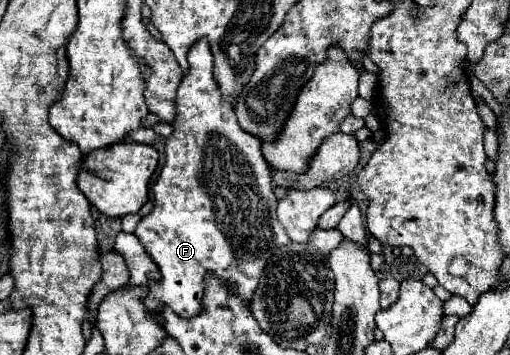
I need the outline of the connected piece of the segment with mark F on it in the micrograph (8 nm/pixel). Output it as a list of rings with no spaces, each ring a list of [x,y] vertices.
[[[199,40],[191,52],[189,52],[189,74],[181,80],[179,84],[179,90],[177,90],[177,118],[173,122],[173,136],[167,138],[167,144],[165,144],[165,156],[167,156],[167,162],[165,162],[165,168],[161,170],[155,186],[153,186],[153,212],[147,214],[145,218],[141,218],[141,222],[137,224],[135,228],[135,236],[141,240],[141,244],[147,248],[149,256],[153,258],[153,262],[157,264],[159,272],[161,272],[161,282],[149,282],[149,296],[145,298],[145,308],[151,316],[159,318],[163,308],[169,306],[177,316],[181,318],[193,318],[197,314],[203,312],[203,288],[205,288],[205,276],[207,274],[213,274],[217,276],[219,280],[225,282],[225,286],[235,292],[245,304],[251,302],[253,298],[253,292],[257,290],[257,284],[259,284],[259,278],[263,274],[263,268],[267,264],[267,260],[271,258],[271,254],[275,252],[275,248],[281,248],[281,246],[287,246],[291,242],[291,238],[287,236],[287,232],[281,228],[279,220],[277,220],[277,198],[275,198],[275,192],[273,192],[273,180],[271,180],[271,168],[269,164],[265,162],[263,154],[261,154],[261,140],[257,140],[255,136],[251,136],[249,132],[243,132],[243,128],[239,126],[237,122],[237,116],[233,112],[233,106],[223,102],[221,100],[221,92],[219,92],[219,86],[215,84],[215,78],[213,78],[213,58],[209,54],[209,46],[207,46],[207,40]]]

